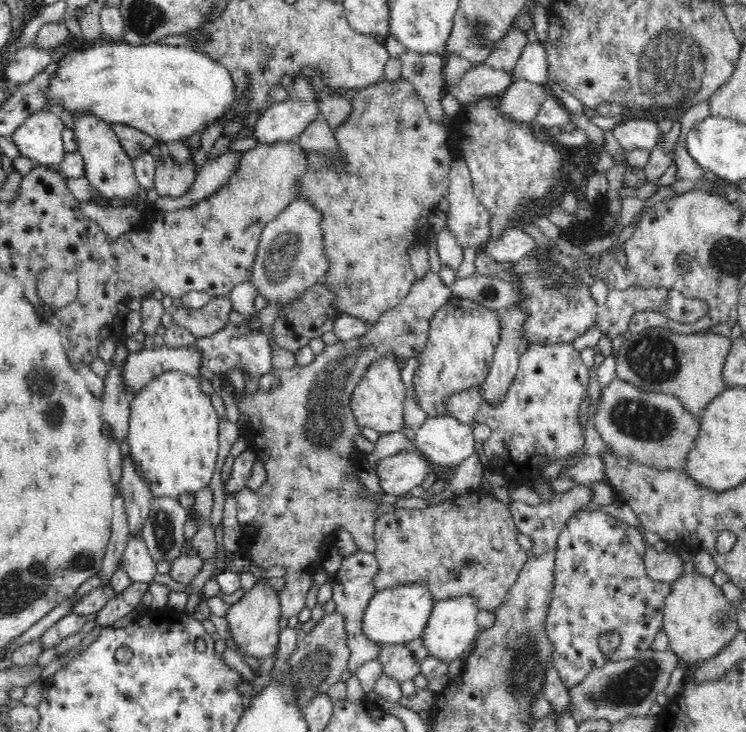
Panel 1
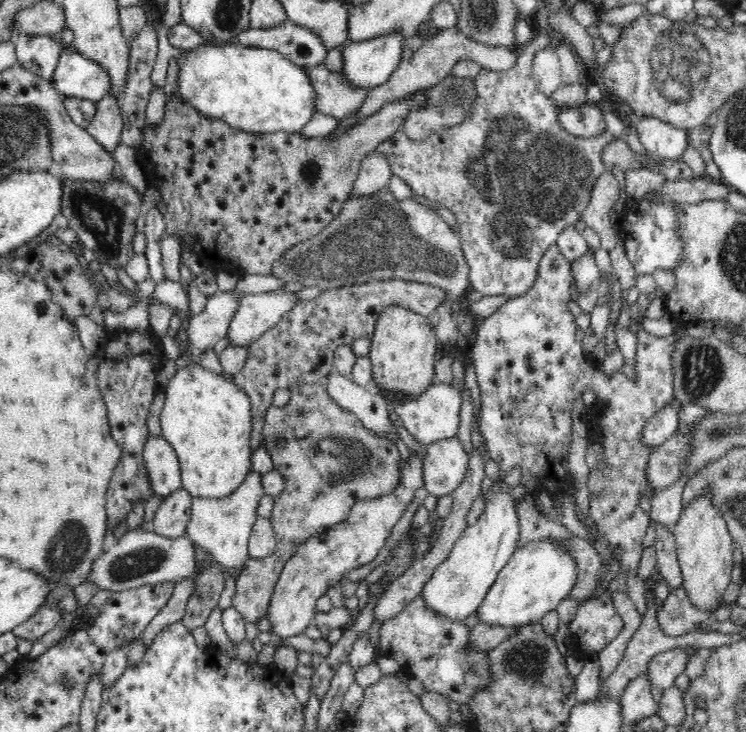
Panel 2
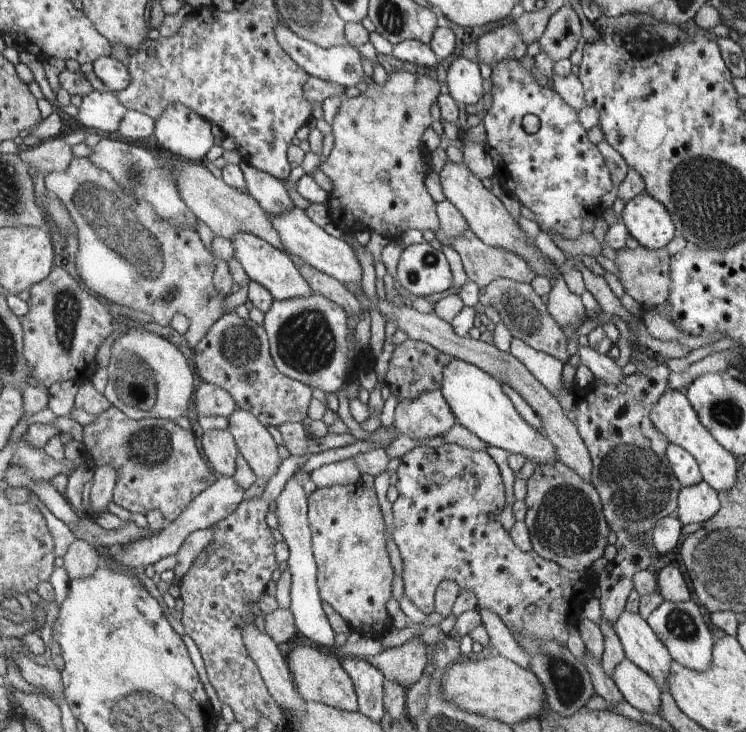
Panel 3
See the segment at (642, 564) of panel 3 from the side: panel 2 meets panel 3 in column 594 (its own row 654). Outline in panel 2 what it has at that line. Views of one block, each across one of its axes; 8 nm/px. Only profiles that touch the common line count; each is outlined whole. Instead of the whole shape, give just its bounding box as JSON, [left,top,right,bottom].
[379,596,490,704]

